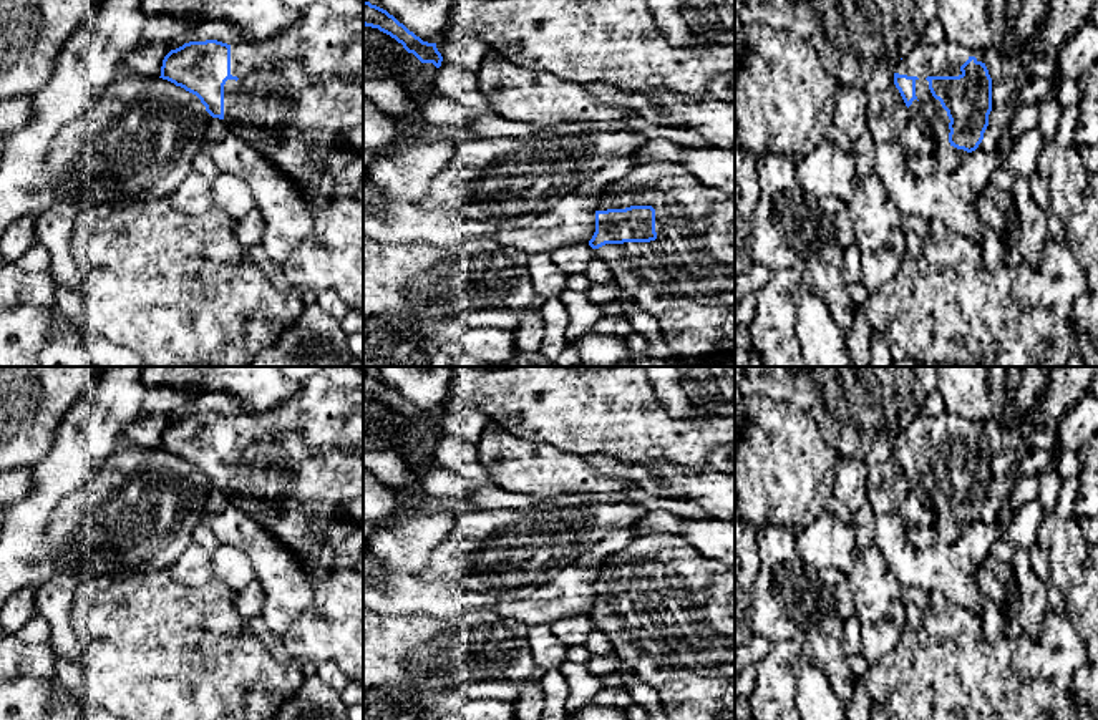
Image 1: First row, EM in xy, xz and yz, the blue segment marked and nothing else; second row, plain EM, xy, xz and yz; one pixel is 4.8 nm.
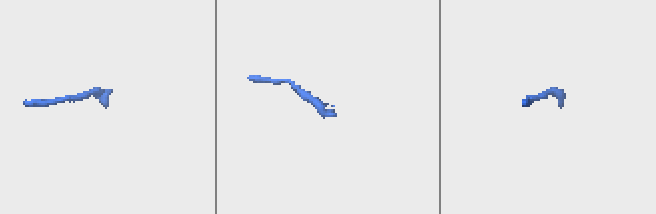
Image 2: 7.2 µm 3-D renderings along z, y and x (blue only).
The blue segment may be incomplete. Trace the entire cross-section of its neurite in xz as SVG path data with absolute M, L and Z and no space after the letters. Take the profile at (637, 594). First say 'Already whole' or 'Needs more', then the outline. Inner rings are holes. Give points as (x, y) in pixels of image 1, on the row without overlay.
Needs more. M640 533L620 552L610 556L609 562L599 567L595 582L595 604L589 612L594 627L612 644L614 654L644 684L657 690L662 712L668 720L735 720L735 567L723 561L702 556L682 534Z

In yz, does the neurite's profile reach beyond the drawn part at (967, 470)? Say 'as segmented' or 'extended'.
extended

